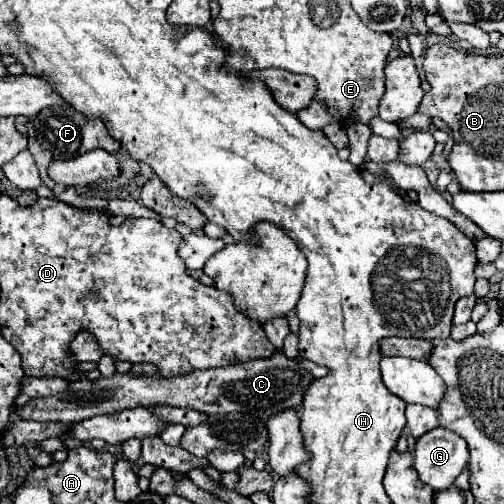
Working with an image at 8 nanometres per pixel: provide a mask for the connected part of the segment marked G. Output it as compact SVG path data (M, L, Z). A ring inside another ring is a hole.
M436 427L416 441L414 469L434 491L450 489L466 463L468 445L454 431Z

